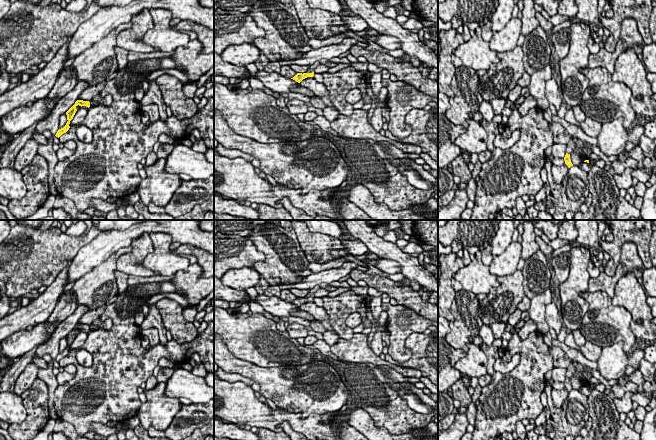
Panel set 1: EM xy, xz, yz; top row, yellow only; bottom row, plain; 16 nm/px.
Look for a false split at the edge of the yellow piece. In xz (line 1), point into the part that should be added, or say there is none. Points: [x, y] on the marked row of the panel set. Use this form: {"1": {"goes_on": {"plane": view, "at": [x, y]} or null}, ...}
{"1": {"goes_on": {"plane": "xz", "at": [311, 69]}}}

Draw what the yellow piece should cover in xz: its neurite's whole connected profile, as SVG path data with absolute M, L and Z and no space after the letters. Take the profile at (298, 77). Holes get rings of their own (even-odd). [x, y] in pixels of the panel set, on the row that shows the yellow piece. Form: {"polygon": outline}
{"polygon": "M317 61L315 64L311 65L309 67L309 70L306 73L297 73L293 78L296 82L300 83L303 79L307 77L313 77L314 76L314 69L321 64L320 61Z"}

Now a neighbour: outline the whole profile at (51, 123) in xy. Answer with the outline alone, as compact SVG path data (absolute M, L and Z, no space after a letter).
M85 80L78 82L72 91L58 100L51 114L37 123L36 130L40 134L45 130L49 130L50 133L55 136L59 130L60 116L66 113L75 104L77 98L87 87L89 87L89 83Z

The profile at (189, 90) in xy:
M195 81L190 84L184 85L182 88L184 95L187 98L193 98L197 89L198 87Z

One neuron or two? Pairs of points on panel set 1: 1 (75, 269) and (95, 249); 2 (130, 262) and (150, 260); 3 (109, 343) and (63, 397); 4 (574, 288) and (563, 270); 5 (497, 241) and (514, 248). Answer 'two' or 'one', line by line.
1: one
2: two
3: one
4: two
5: two

